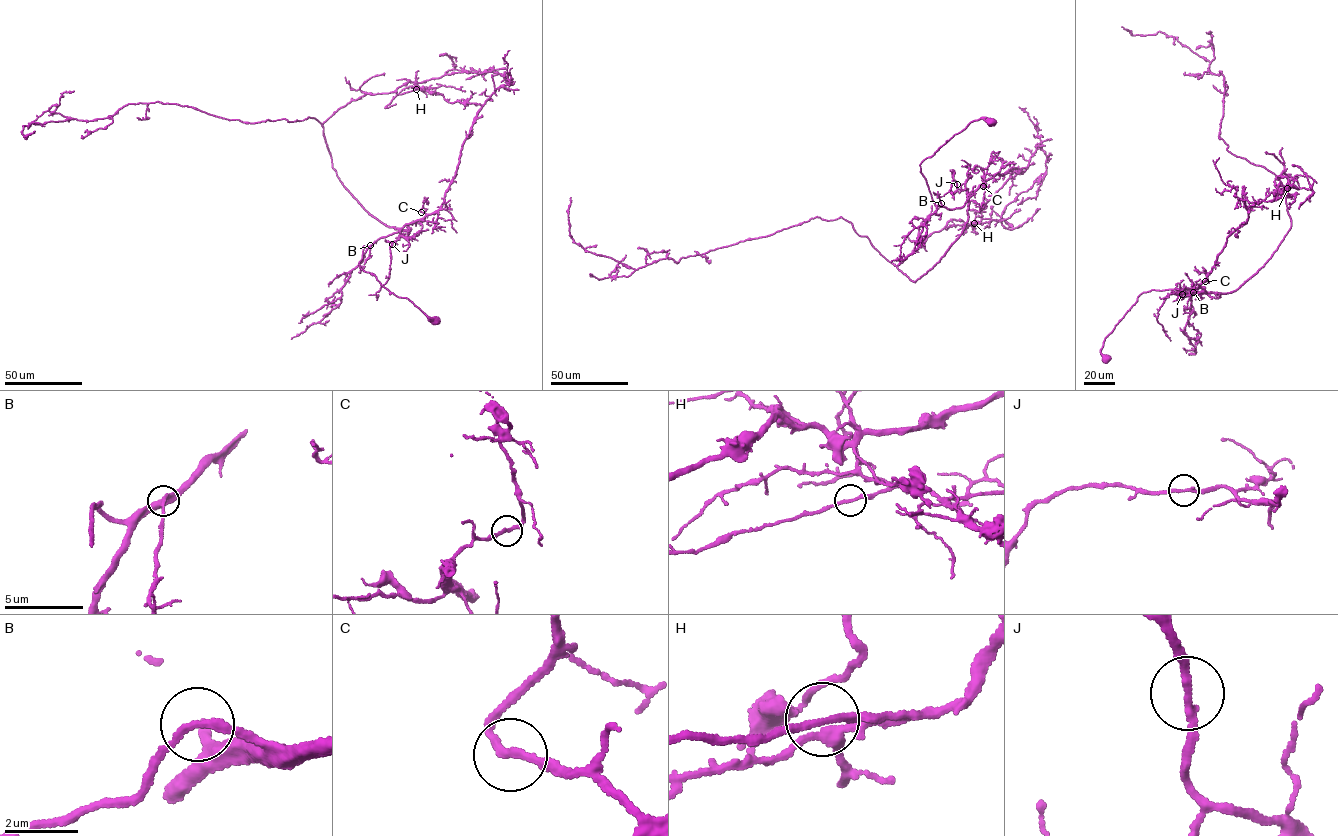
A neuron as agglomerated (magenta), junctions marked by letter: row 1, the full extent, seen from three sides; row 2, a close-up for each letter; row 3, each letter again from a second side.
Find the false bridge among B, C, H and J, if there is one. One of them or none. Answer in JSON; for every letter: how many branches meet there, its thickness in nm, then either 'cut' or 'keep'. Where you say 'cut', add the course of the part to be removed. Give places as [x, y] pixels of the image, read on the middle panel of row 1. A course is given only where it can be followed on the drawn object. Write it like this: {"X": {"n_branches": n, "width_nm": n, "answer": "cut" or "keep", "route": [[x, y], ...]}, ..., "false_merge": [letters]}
{"B": {"n_branches": 2, "width_nm": 190, "answer": "keep"}, "C": {"n_branches": 2, "width_nm": 180, "answer": "keep"}, "H": {"n_branches": 2, "width_nm": 180, "answer": "keep"}, "J": {"n_branches": 2, "width_nm": 190, "answer": "keep"}, "false_merge": []}

